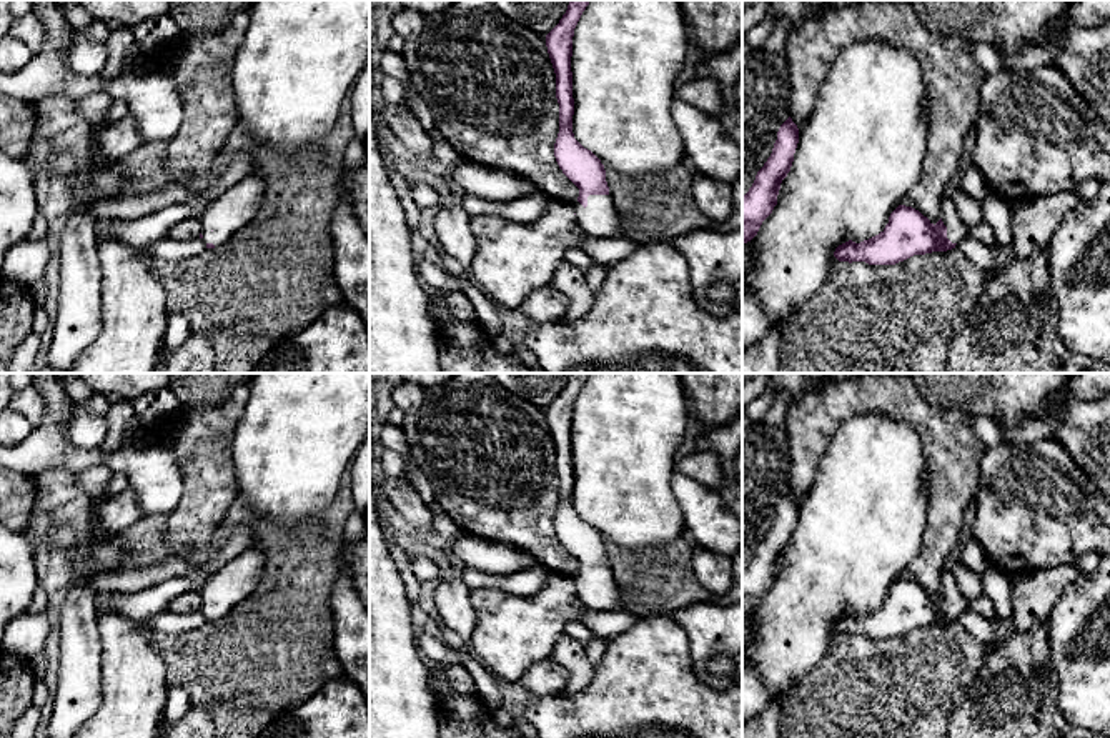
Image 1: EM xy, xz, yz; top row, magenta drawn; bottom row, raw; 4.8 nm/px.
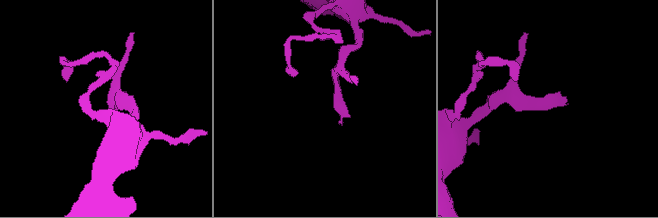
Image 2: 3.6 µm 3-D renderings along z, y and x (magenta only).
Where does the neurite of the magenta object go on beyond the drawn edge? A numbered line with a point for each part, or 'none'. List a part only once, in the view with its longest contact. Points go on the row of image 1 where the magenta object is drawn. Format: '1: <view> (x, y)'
1: xz (599, 219)

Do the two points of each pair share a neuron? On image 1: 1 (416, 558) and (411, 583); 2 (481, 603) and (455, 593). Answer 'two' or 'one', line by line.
1: two
2: two

